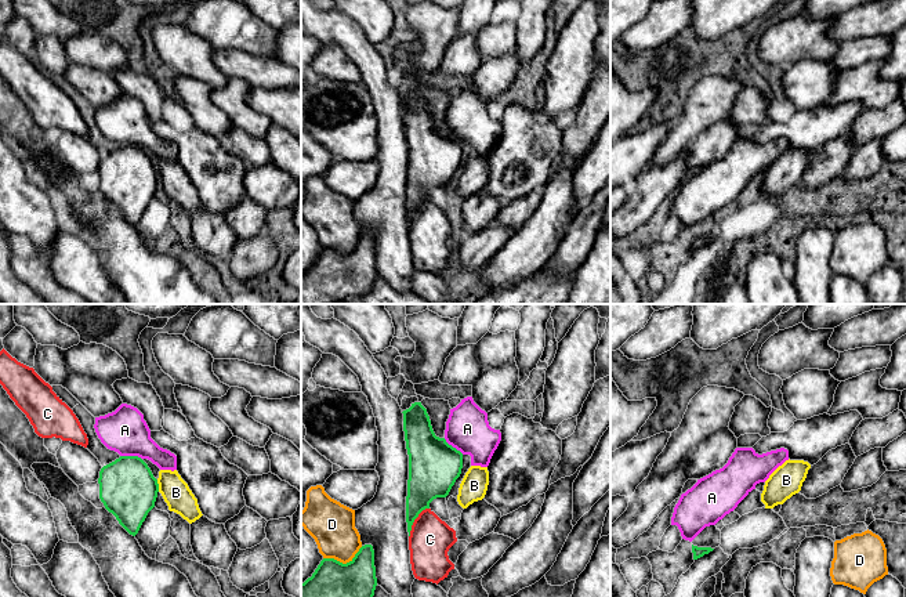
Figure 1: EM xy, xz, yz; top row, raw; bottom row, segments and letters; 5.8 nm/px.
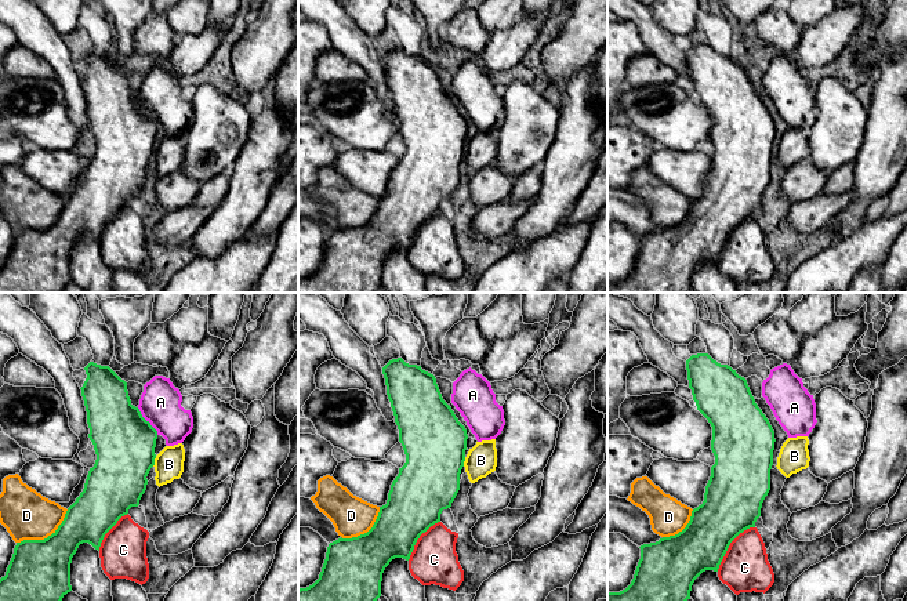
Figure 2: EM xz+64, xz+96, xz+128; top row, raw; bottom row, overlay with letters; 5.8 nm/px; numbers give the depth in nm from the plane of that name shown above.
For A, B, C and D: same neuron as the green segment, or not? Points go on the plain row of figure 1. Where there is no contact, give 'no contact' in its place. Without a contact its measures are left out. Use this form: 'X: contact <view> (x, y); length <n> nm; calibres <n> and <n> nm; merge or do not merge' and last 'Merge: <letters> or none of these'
A: contact xy (131, 147); length 130 nm; calibres 340 and 260 nm; do not merge
B: contact xy (158, 176); length 70 nm; calibres 340 and 160 nm; do not merge
C: contact xz (413, 212); length 200 nm; calibres 220 and 240 nm; do not merge
D: contact xz (341, 253); length 240 nm; calibres 300 and 260 nm; do not merge
Merge: none of these

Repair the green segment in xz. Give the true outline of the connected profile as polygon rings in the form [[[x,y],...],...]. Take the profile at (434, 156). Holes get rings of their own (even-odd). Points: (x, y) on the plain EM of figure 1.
[[[414,93],[403,104],[409,145],[406,213],[410,227],[418,205],[436,188],[446,188],[461,164],[463,144],[435,126],[427,100]]]

